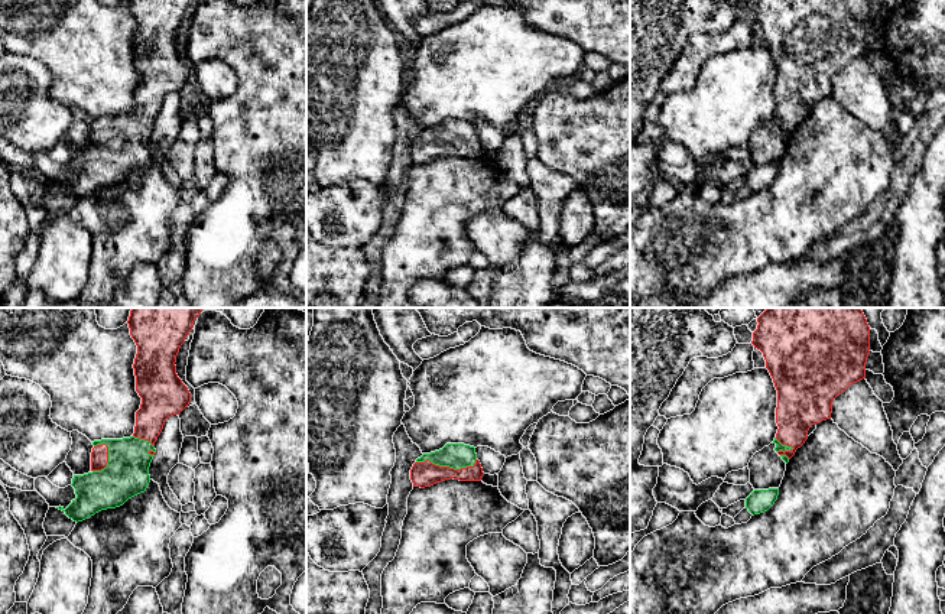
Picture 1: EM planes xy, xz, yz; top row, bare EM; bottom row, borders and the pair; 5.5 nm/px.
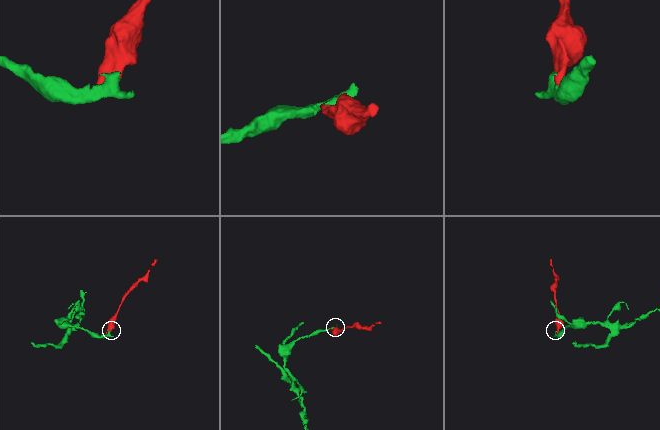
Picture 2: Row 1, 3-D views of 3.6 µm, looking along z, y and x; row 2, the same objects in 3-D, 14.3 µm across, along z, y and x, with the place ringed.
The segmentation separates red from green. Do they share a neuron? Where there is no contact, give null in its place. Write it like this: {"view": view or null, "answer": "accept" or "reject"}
{"view": "xz", "answer": "accept"}

